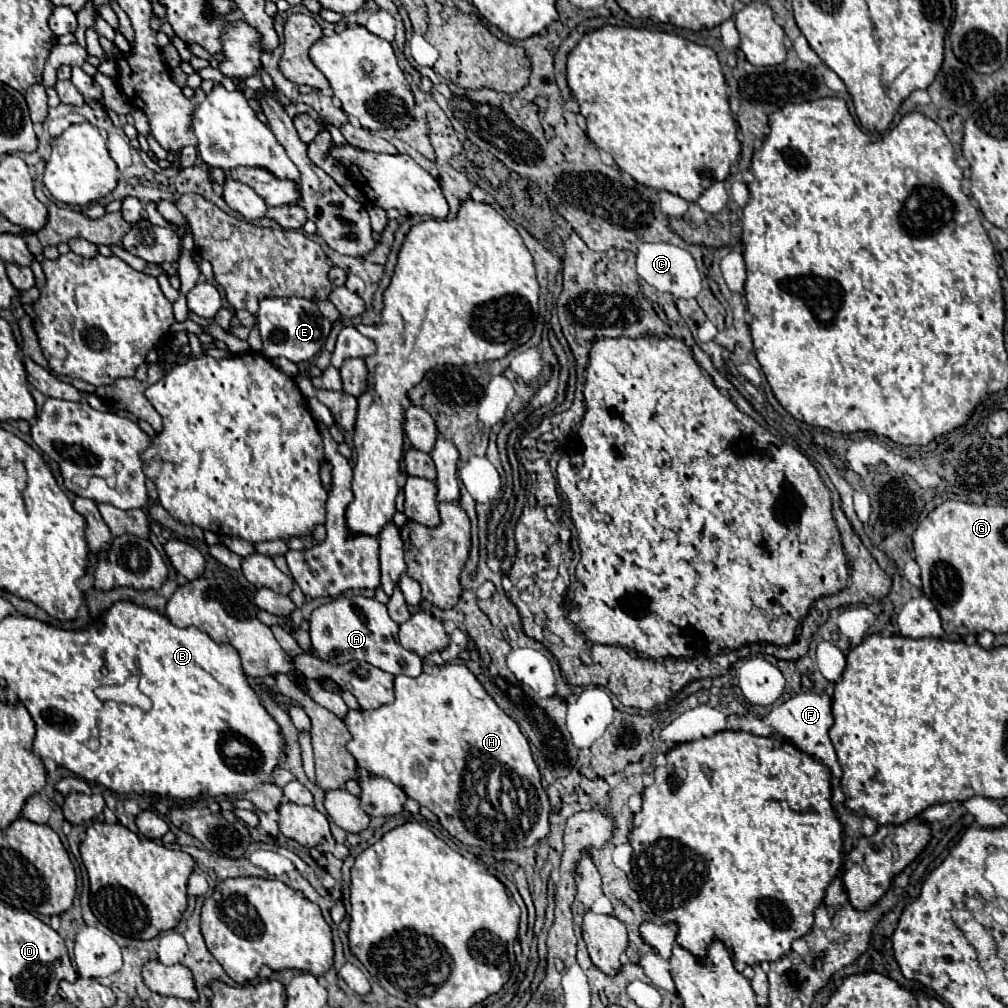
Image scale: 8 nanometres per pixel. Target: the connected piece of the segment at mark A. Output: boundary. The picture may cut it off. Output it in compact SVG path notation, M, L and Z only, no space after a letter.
M337 598L331 600L311 614L311 642L325 662L349 662L349 660L365 660L375 668L381 668L389 674L405 674L405 676L419 676L423 660L407 652L399 644L399 624L391 620L387 606L377 602L375 598Z

